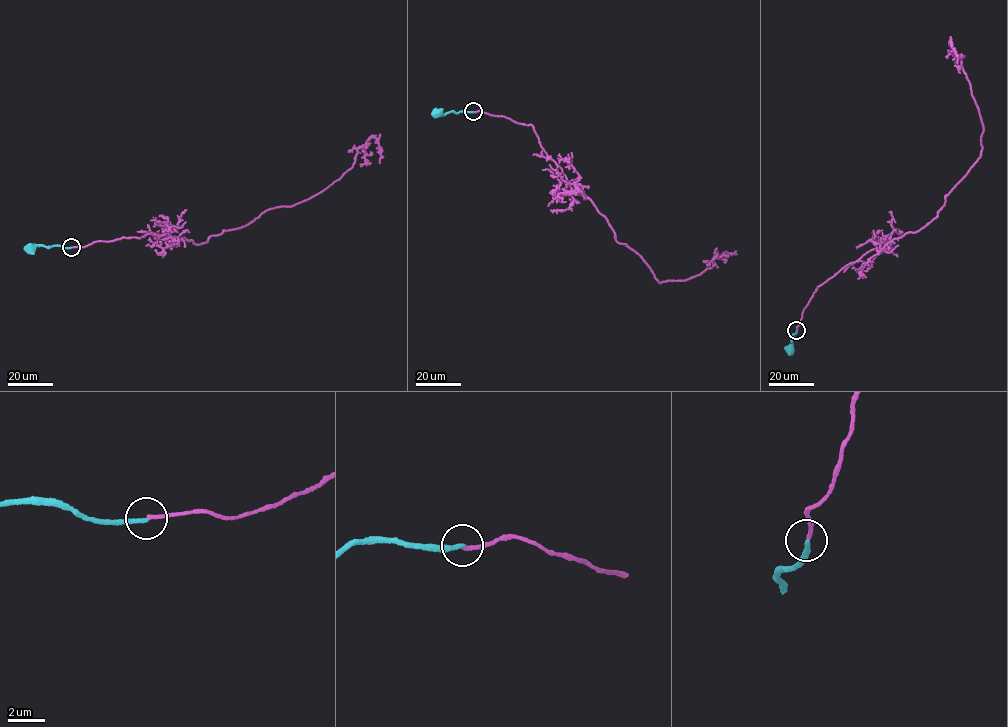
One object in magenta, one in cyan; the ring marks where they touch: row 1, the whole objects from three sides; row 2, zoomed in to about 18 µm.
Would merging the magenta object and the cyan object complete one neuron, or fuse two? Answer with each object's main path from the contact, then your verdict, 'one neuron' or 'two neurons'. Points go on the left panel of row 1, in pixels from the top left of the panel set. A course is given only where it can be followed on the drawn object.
course magenta (71, 247), (152, 233), (204, 243), (269, 209), (317, 195), (351, 167), (371, 137), (379, 163); course cyan (71, 247), (34, 245), (31, 249); two neurons

